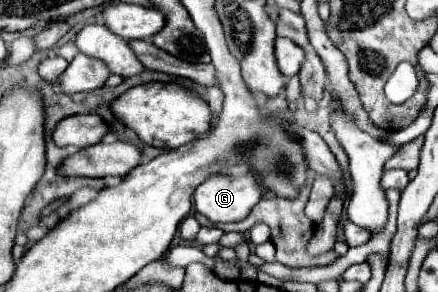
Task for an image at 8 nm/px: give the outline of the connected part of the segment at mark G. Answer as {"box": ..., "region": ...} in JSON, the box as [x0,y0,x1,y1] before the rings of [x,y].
{"box":[193,174,261,222],"region":[[[227,174],[209,176],[193,194],[199,214],[217,222],[239,222],[261,200],[261,186],[255,174],[233,178]]]}

